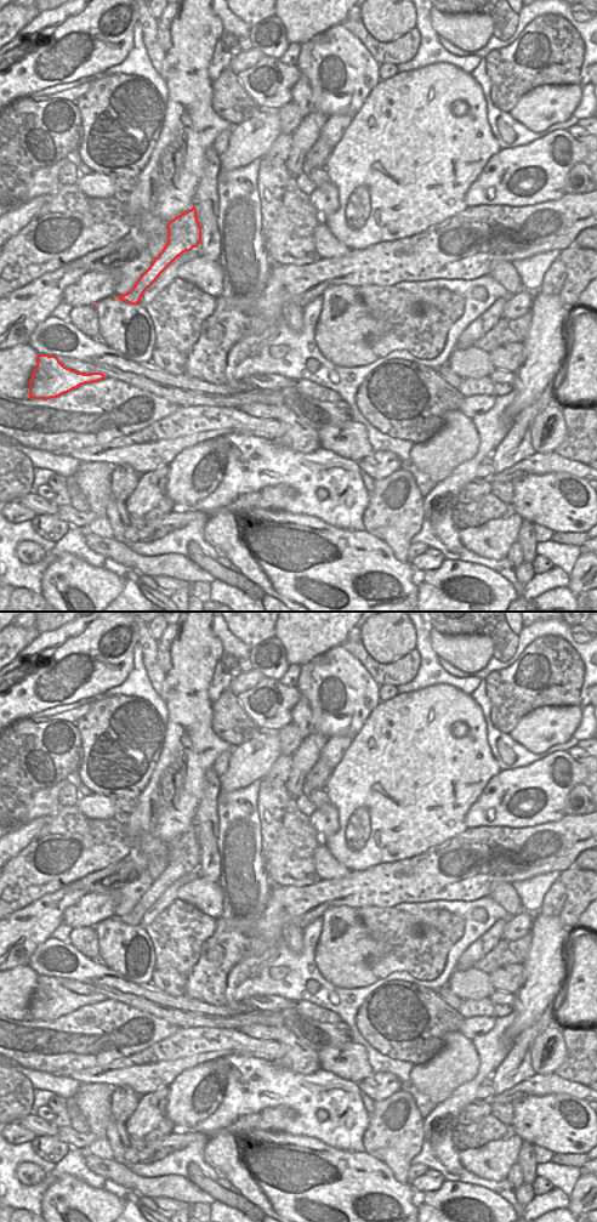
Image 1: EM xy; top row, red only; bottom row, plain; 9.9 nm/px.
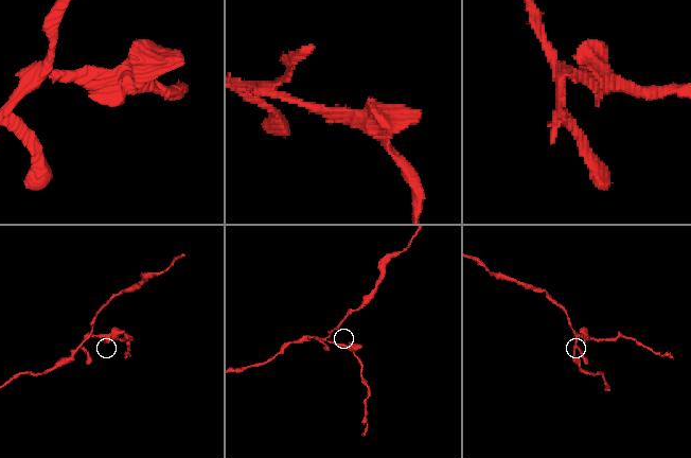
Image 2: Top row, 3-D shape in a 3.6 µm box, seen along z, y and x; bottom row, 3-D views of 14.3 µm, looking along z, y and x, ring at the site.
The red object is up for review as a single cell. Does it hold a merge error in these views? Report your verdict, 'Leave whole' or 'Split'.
Split

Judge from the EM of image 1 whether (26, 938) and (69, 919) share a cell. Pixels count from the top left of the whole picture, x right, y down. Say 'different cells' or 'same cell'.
different cells

